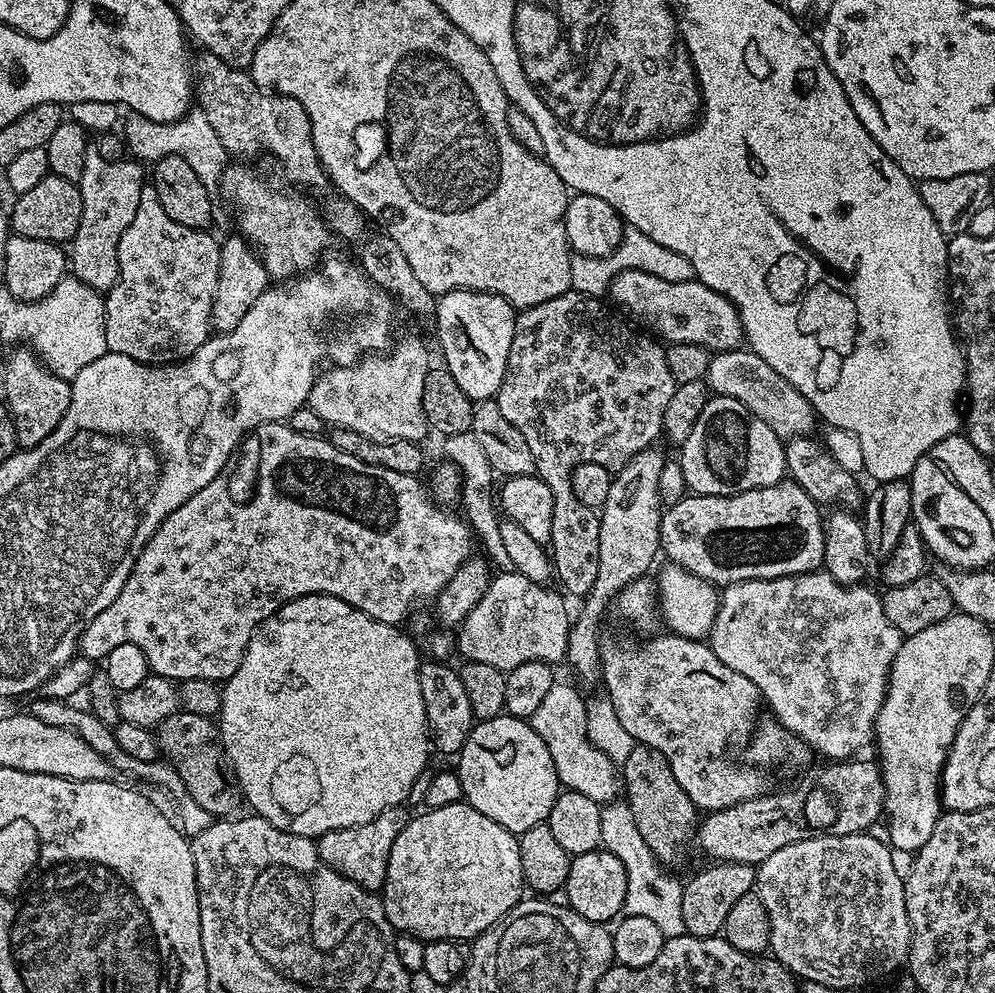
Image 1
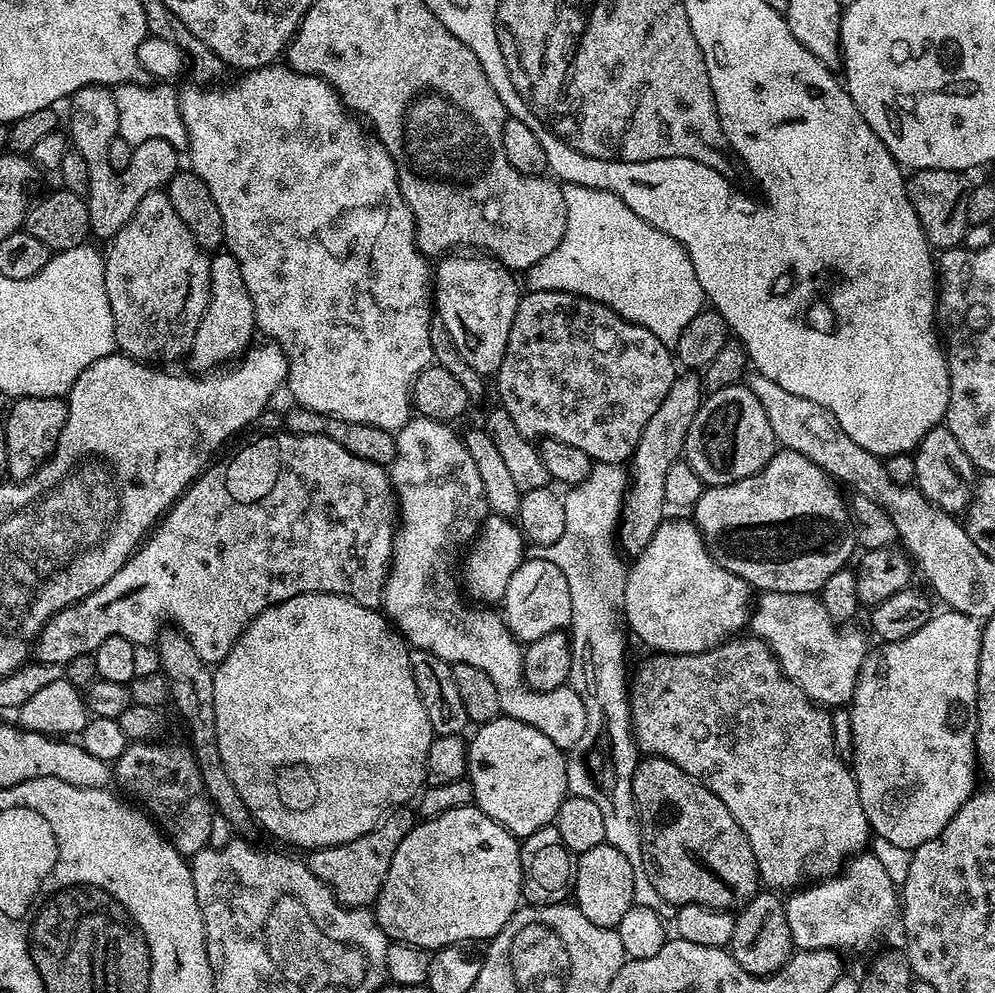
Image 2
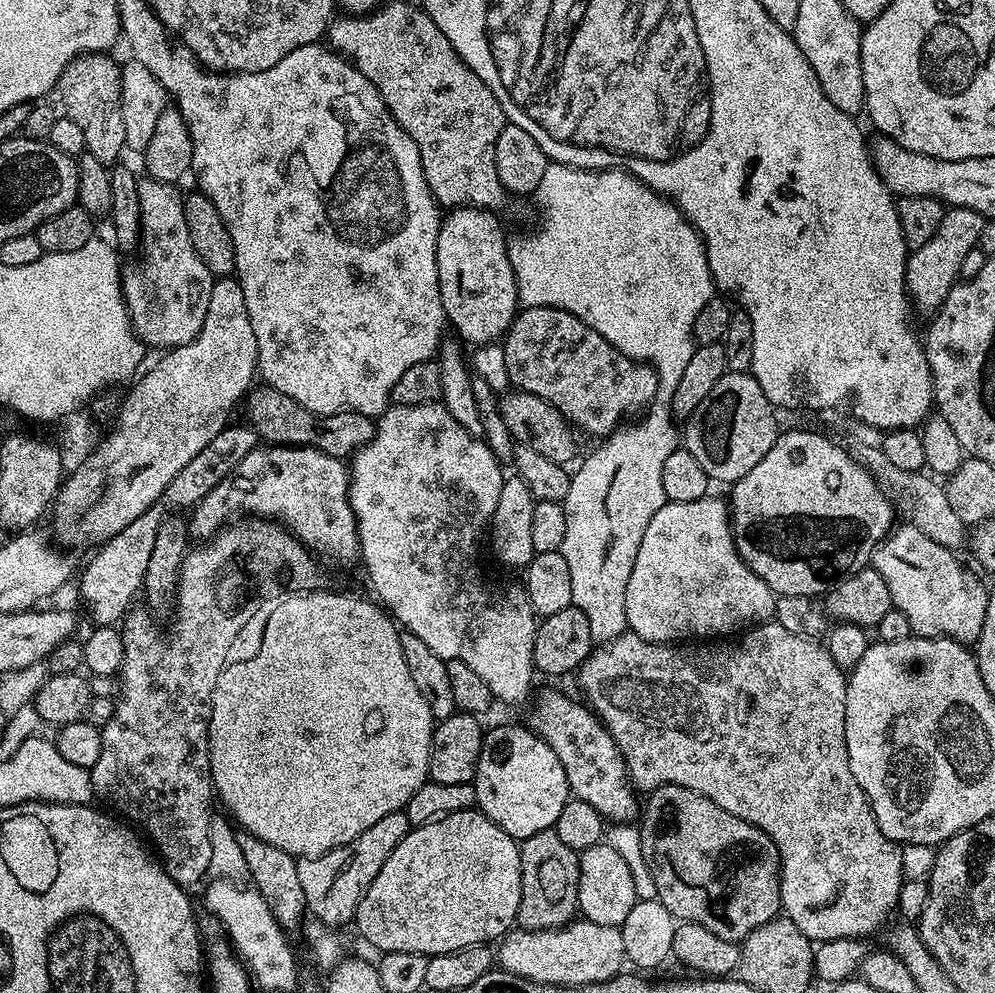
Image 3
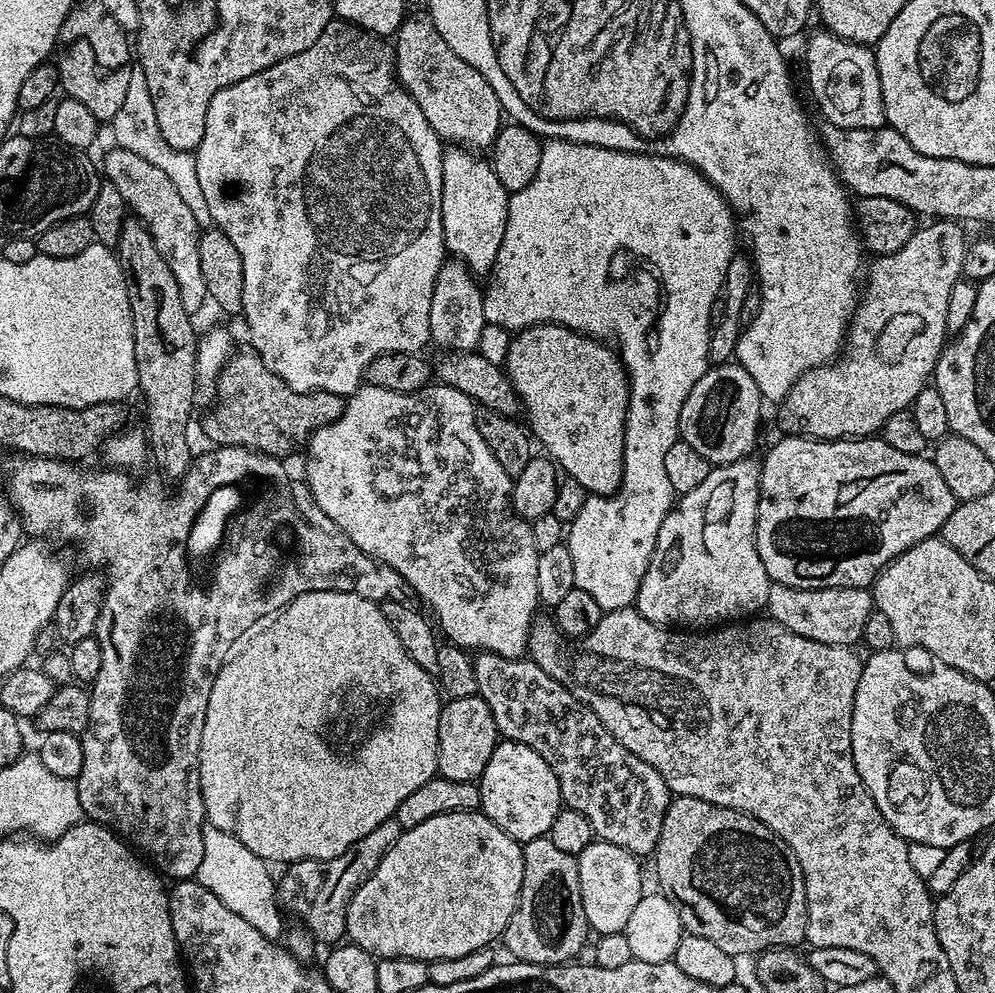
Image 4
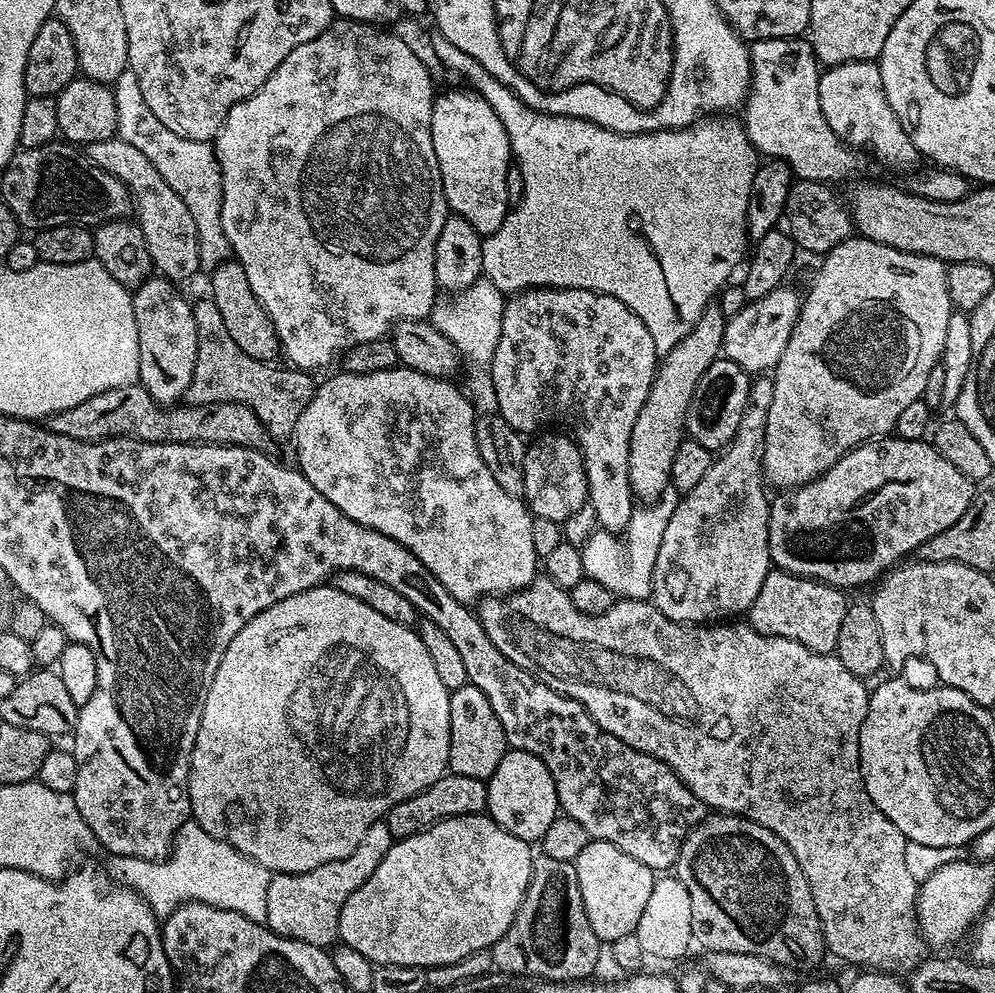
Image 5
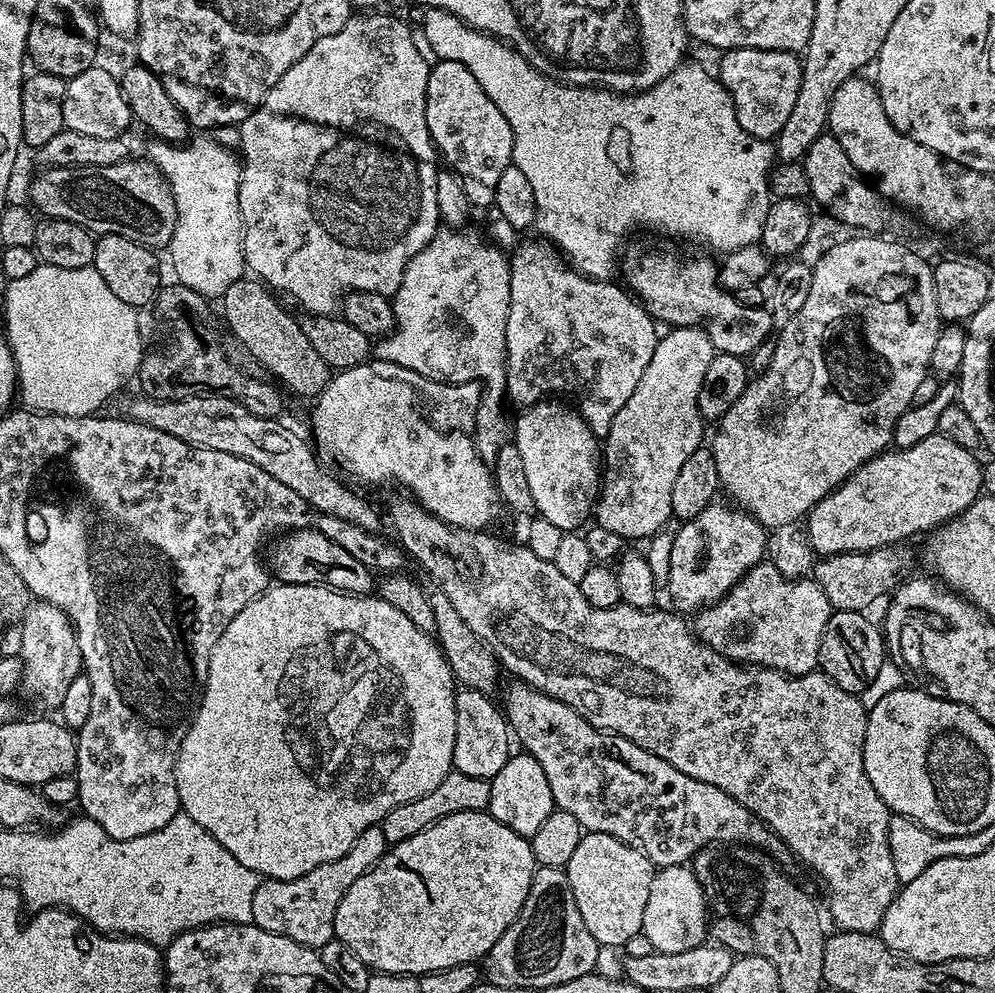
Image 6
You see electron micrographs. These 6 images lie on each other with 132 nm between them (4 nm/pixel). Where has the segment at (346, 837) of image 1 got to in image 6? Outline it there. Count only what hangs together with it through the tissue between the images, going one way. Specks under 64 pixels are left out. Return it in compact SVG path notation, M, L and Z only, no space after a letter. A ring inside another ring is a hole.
M379 826L367 828L358 834L354 846L350 846L342 858L334 858L334 862L322 862L322 866L314 866L310 874L293 880L261 879L258 890L254 890L252 923L270 934L285 936L307 948L318 950L326 946L326 942L334 939L336 934L332 923L338 902L346 898L346 890L350 890L350 886L354 886L362 874L380 862L389 847L386 834L382 834Z

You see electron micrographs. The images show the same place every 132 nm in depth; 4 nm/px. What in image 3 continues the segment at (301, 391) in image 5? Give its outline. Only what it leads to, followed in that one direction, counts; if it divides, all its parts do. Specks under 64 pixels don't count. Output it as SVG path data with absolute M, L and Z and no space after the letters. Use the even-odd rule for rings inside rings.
M267 386L258 388L247 397L248 419L246 420L265 445L321 448L331 456L348 458L355 453L357 448L368 443L372 435L376 433L373 417L366 414L341 410L329 416L316 416L310 410L306 410L306 406L298 406L294 398L278 390Z

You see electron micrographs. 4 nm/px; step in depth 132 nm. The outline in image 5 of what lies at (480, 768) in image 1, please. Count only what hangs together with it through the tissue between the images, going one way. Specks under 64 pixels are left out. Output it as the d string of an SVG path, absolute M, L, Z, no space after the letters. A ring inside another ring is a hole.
M510 750L502 758L502 762L498 762L498 770L494 770L494 774L486 783L487 815L491 816L498 826L514 834L514 838L539 842L542 834L546 834L550 822L554 822L554 818L560 812L558 794L550 770L546 770L543 762L529 752Z

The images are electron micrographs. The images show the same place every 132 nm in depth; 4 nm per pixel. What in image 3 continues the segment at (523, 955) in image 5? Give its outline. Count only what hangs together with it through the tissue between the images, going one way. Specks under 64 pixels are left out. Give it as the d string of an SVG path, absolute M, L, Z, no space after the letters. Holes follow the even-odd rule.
M553 829L542 830L520 844L520 873L522 890L516 924L523 931L555 930L572 923L578 912L580 857Z

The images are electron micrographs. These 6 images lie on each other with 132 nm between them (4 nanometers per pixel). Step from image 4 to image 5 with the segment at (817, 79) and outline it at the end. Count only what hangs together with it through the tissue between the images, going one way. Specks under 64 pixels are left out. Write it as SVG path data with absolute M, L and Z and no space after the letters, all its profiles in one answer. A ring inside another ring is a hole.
M859 60L825 67L818 82L818 102L820 112L826 114L828 128L834 130L836 137L845 144L856 150L867 149L888 168L915 166L916 160L918 161L916 147L914 142L910 142L910 134L902 130L898 114L894 114L886 98L879 63Z

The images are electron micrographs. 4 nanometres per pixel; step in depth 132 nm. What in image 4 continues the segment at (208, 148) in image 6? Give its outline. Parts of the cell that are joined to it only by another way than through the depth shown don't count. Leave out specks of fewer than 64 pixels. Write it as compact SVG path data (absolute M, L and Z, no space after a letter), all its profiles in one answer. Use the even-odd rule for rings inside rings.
M139 66L132 69L130 87L126 90L126 99L122 101L122 107L119 108L118 114L114 114L110 128L112 128L113 138L116 139L113 140L115 147L134 150L134 154L146 158L146 162L154 162L154 166L158 166L158 170L163 170L166 178L170 178L170 182L178 190L178 195L185 200L190 214L194 214L196 221L202 226L212 224L210 209L206 207L206 198L202 195L202 185L198 183L196 157L191 152L174 150L174 146L170 146L170 142L166 142L166 138L162 138L162 130L158 130L158 122L154 118L154 102L150 102L150 90L146 86Z

